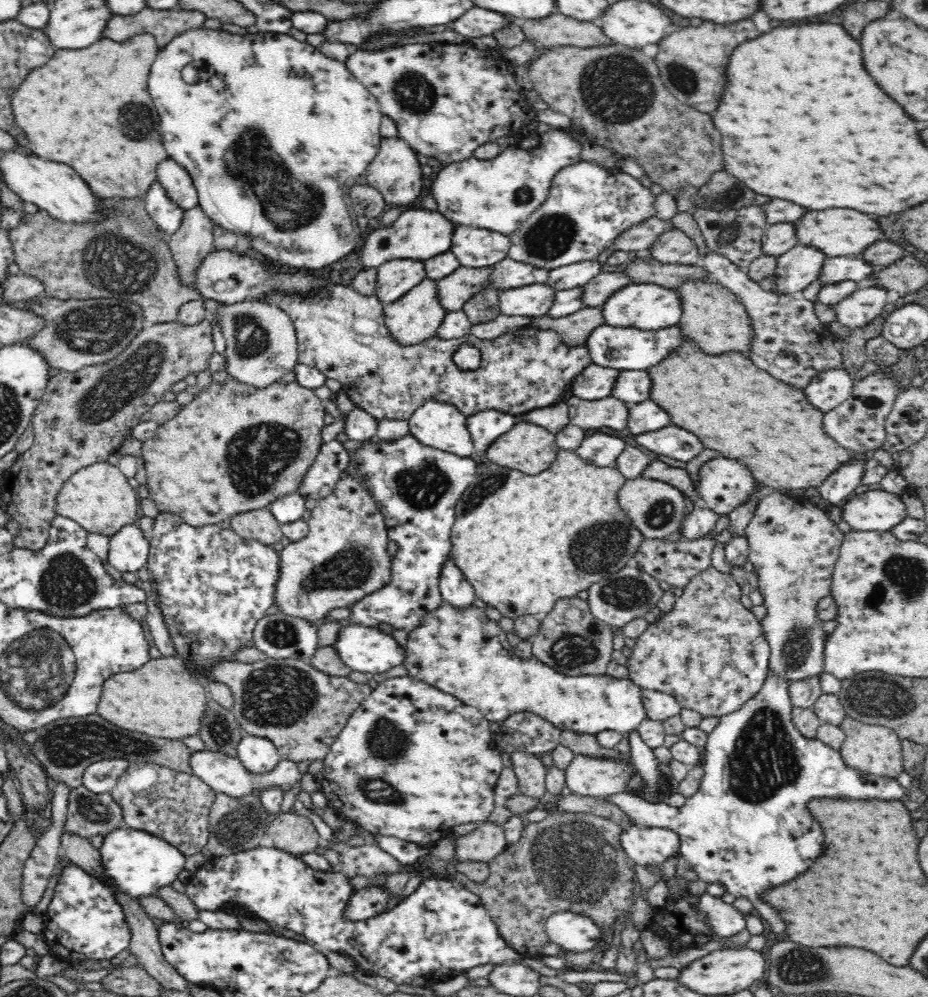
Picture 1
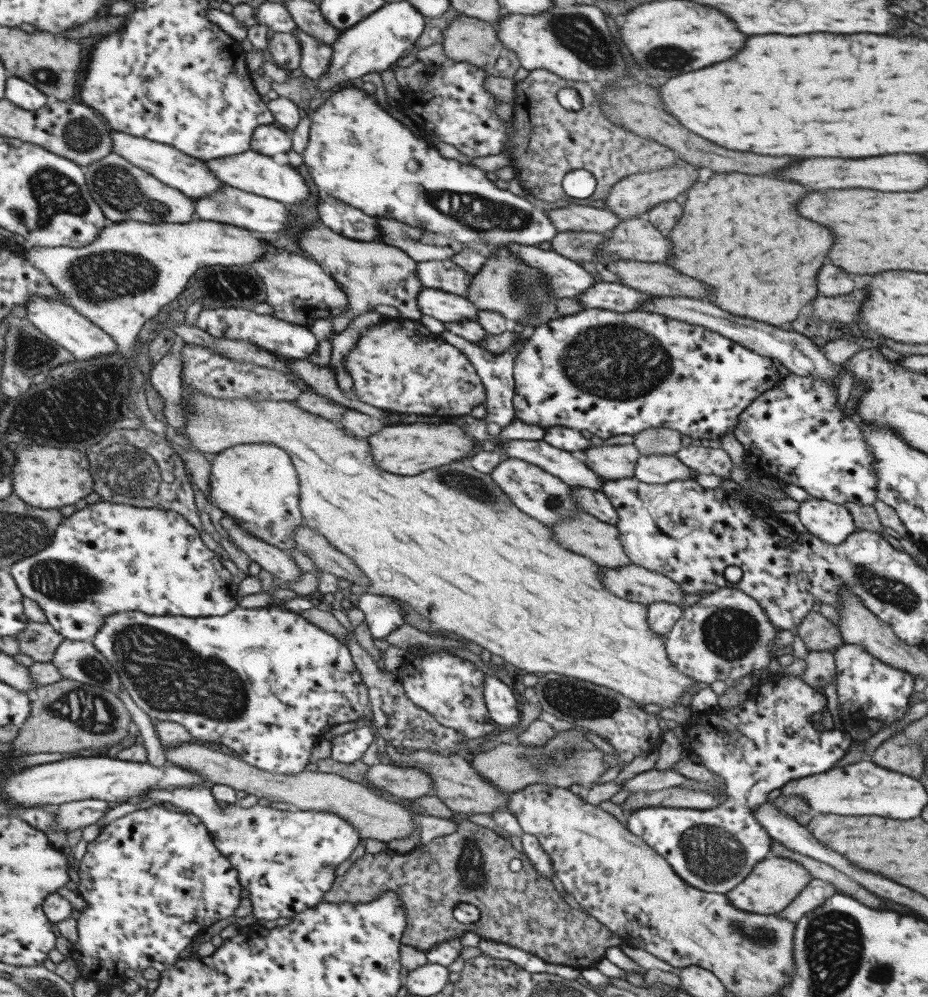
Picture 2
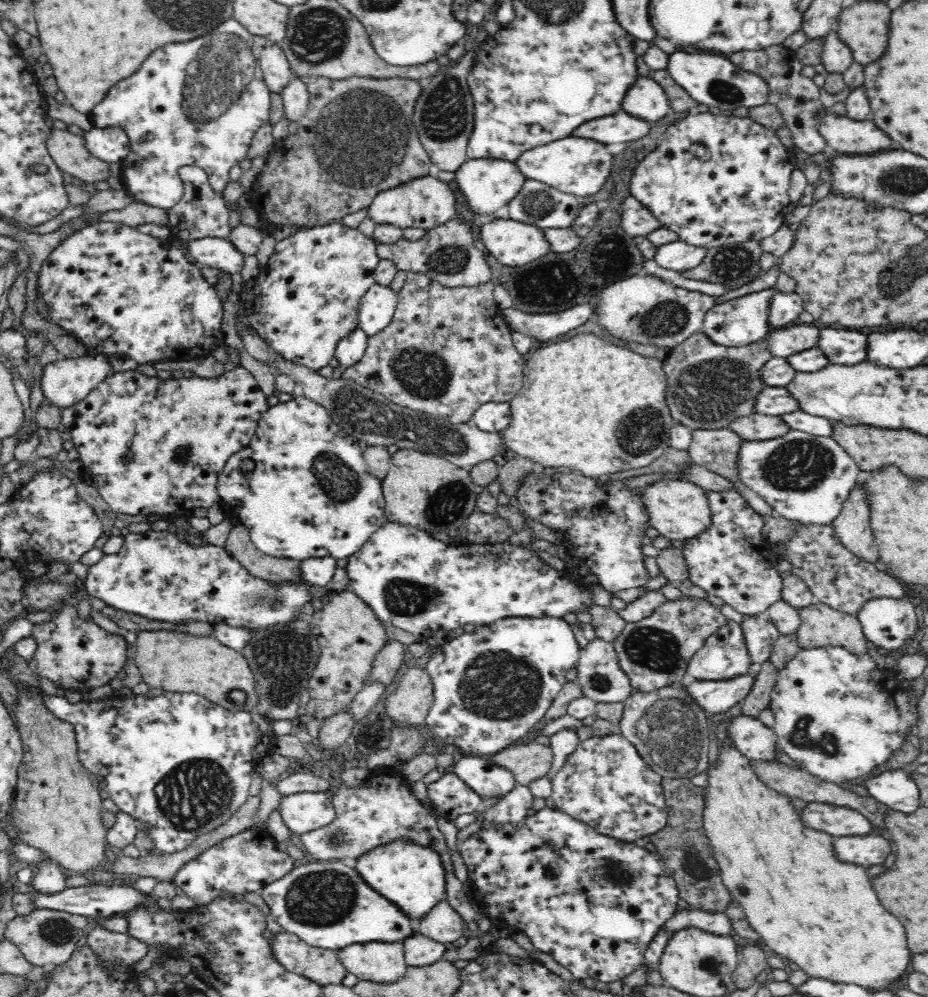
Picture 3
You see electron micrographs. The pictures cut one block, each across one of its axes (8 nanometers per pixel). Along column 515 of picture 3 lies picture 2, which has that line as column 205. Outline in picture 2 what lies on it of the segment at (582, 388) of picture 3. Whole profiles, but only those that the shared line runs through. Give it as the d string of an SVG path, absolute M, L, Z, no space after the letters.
M185 387L184 391L186 391L186 396L180 400L180 409L184 413L186 422L184 428L177 432L181 436L186 436L190 441L190 446L194 446L195 450L211 457L228 447L235 447L239 444L262 443L278 445L288 453L299 478L299 506L301 514L307 521L307 526L324 536L330 545L333 545L339 552L346 554L353 560L353 563L363 570L366 574L365 578L371 583L371 586L365 590L366 593L392 597L408 604L418 614L426 616L440 629L459 634L471 642L479 644L492 655L502 657L509 667L520 674L554 673L570 676L570 678L586 680L586 682L616 690L616 692L620 692L626 698L639 704L656 704L662 709L672 708L676 706L676 702L686 703L686 694L692 697L692 694L696 692L696 684L699 682L678 671L670 662L665 648L667 635L654 633L648 626L648 607L638 603L638 601L625 600L615 596L610 590L607 590L603 584L603 577L600 575L600 565L589 560L586 556L580 556L563 548L555 540L553 528L524 514L488 473L472 468L470 459L454 461L436 469L430 468L416 476L390 474L390 472L384 472L376 466L376 462L372 460L372 452L368 452L370 446L364 438L348 434L346 430L338 428L336 423L322 418L318 414L312 414L312 412L298 408L296 399L292 401L258 400L258 402L254 402L250 398L213 398L208 394L200 394L200 392L194 392L194 390Z

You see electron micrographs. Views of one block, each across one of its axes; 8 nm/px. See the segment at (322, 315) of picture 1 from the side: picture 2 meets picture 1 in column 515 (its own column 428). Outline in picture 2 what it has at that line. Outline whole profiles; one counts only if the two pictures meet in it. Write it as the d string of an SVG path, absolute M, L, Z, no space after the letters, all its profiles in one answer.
M390 319L370 326L360 334L356 346L348 352L344 367L353 380L354 393L362 402L386 411L416 413L437 417L462 416L480 404L486 404L486 388L466 354L448 344L441 335L430 332L419 321Z

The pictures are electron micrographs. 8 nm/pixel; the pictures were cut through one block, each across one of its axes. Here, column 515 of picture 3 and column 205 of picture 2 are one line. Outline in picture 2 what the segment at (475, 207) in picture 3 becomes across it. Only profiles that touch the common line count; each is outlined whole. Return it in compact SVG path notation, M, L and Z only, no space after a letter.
M118 131L110 132L110 137L112 137L112 152L118 153L134 166L190 198L204 198L204 196L216 194L220 188L225 186L225 183L209 170L203 160L188 156L169 144L155 143L146 138L138 138Z

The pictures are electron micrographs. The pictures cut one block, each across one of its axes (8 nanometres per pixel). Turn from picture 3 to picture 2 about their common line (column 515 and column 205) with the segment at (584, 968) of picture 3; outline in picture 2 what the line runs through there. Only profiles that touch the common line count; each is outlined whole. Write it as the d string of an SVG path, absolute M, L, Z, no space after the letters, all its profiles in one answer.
M158 804L158 806L154 805L152 808L146 808L146 810L139 809L126 816L112 820L109 824L101 827L96 840L92 840L87 844L87 851L80 860L78 869L80 886L77 892L86 901L86 906L77 919L78 942L73 945L71 952L68 954L68 958L76 961L80 976L87 979L96 977L100 964L103 964L104 960L113 960L115 963L126 962L128 968L141 972L150 967L155 968L158 972L164 972L180 958L180 952L192 944L194 938L202 935L215 922L224 920L228 916L234 916L235 910L239 906L242 899L240 896L242 886L240 886L240 880L238 880L238 872L232 866L231 861L216 848L206 825L197 816L190 813L167 809L165 806L160 808L160 806L162 805Z

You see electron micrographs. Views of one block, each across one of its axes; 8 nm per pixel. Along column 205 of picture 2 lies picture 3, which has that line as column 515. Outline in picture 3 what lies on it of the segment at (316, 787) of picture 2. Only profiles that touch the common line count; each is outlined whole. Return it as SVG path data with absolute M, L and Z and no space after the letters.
M530 742L506 747L489 757L512 772L517 784L526 786L547 774L553 763L553 750L548 745Z

